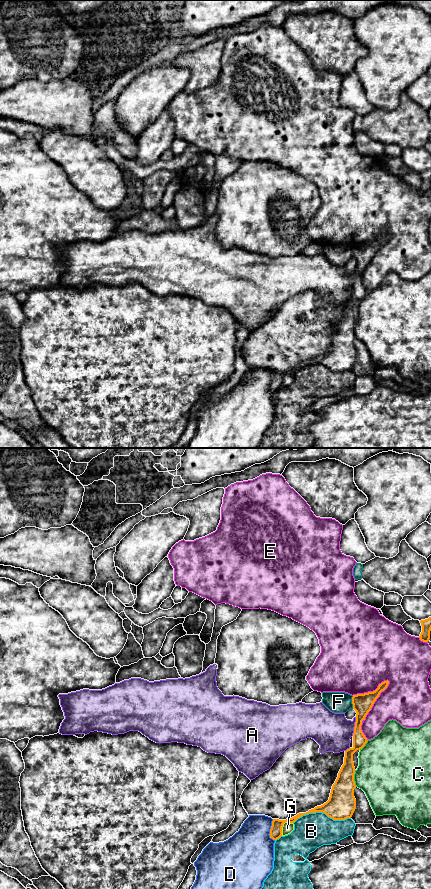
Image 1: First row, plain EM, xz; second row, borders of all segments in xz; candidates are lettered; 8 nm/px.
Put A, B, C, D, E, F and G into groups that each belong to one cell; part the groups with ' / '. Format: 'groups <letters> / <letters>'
groups A / B / C / D / E / F / G

